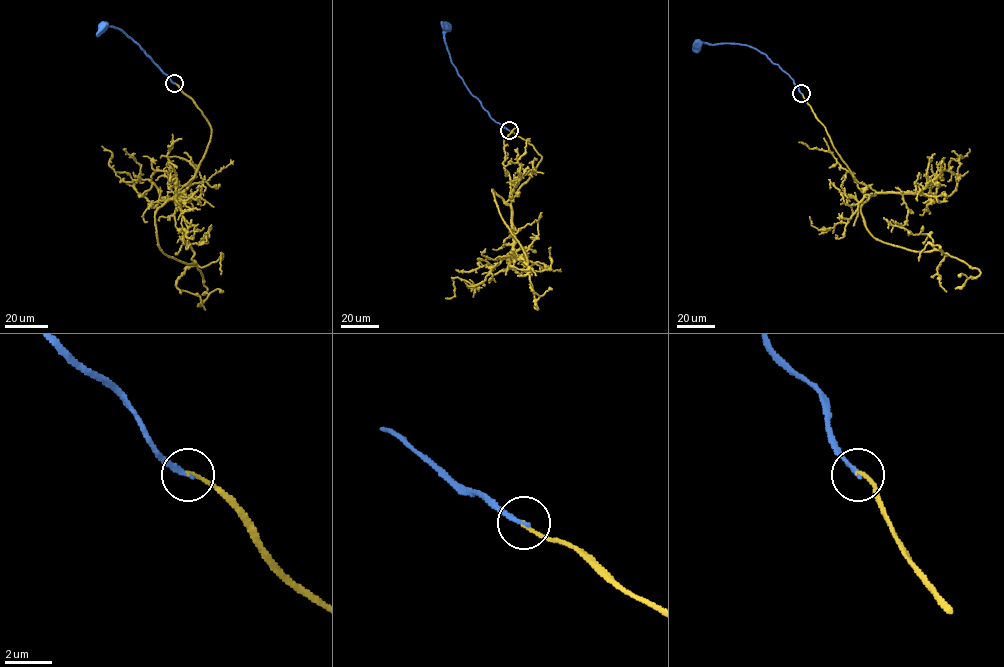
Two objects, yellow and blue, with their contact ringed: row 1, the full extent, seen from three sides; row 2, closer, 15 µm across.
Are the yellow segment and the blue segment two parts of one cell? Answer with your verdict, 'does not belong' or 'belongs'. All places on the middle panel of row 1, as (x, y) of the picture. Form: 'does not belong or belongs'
belongs

